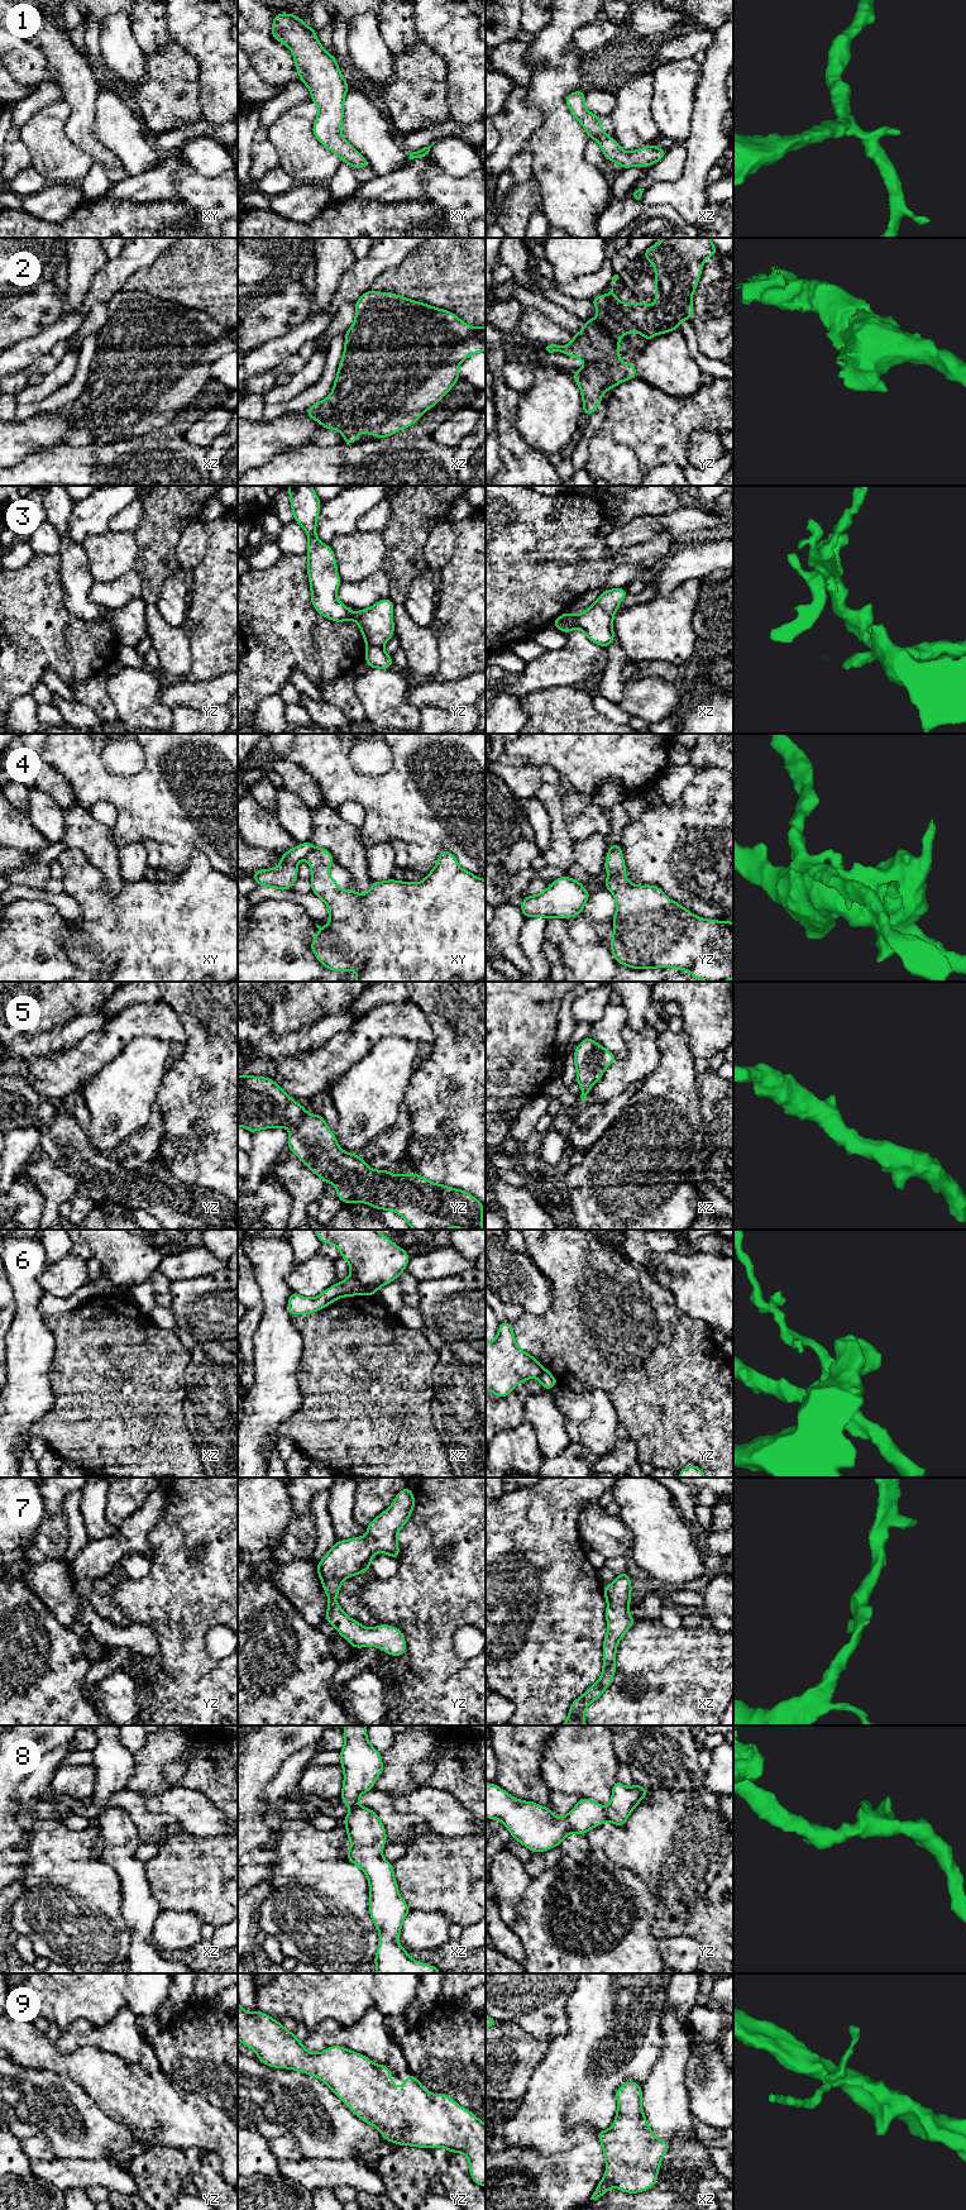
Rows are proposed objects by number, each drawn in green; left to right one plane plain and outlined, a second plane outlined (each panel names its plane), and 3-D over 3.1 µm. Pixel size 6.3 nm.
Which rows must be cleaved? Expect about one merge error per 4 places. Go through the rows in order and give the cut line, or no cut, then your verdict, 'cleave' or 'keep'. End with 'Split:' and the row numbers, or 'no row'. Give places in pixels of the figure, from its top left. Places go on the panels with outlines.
1: cut none; keep
2: cut none; keep
3: cut yz (367, 644), (381, 647); cleave
4: cut none; keep
5: cut none; keep
6: cut xz (350, 1274), (374, 1290); cleave
7: cut none; keep
8: cut none; keep
9: cut none; keep
Split: 3, 6

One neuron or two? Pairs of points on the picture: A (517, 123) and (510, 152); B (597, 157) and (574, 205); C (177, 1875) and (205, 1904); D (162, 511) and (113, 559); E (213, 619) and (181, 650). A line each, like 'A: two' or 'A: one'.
A: one
B: two
C: one
D: two
E: two

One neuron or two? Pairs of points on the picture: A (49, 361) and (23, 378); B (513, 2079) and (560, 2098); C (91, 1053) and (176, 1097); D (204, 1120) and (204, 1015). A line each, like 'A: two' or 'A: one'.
A: one
B: two
C: two
D: one

